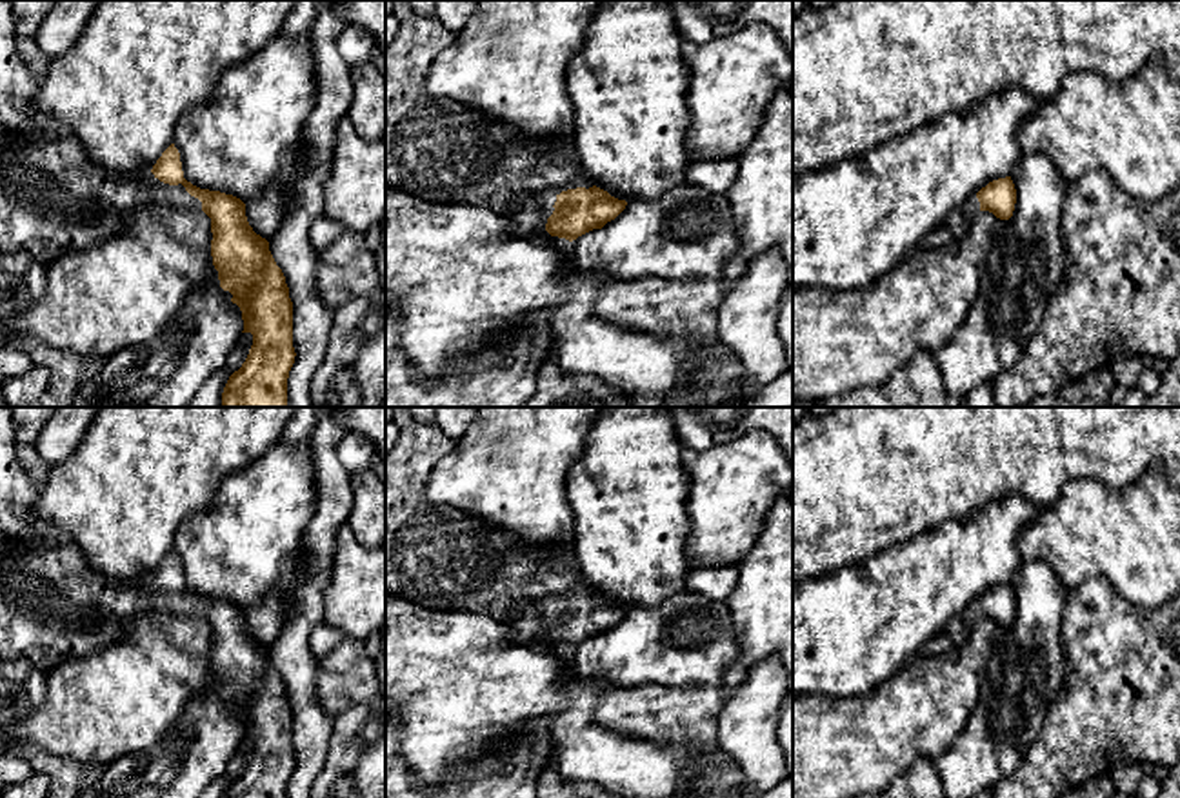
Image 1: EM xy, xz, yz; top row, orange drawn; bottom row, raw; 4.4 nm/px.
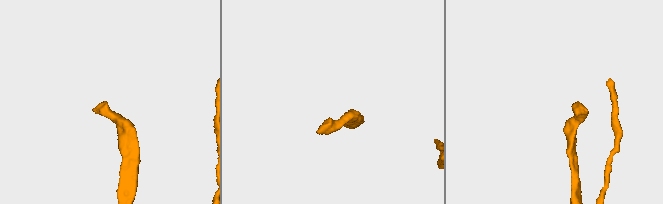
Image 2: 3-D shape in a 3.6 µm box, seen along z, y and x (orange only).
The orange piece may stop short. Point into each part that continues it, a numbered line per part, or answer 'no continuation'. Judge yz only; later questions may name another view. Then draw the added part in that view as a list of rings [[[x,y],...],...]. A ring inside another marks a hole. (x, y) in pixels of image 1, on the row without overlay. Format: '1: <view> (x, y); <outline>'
1: yz (959, 629); [[[976,602],[969,603],[969,607],[956,616],[945,629],[953,645],[960,645],[971,633],[973,625],[980,620],[980,609]]]

